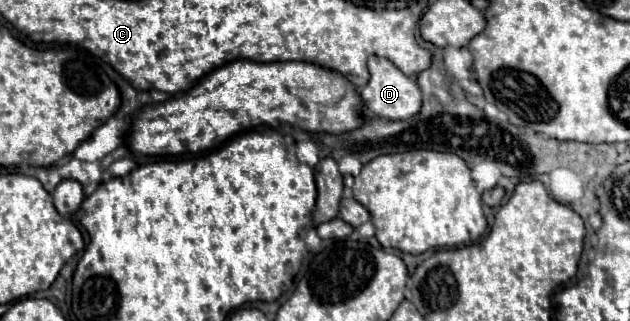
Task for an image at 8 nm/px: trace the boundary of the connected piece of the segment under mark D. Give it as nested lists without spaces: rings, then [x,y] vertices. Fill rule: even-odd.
[[[370,56],[368,58],[368,70],[370,70],[370,82],[364,88],[358,88],[357,93],[364,103],[364,118],[366,115],[388,118],[388,120],[410,120],[420,114],[422,106],[422,94],[418,84],[402,74],[388,58]]]

